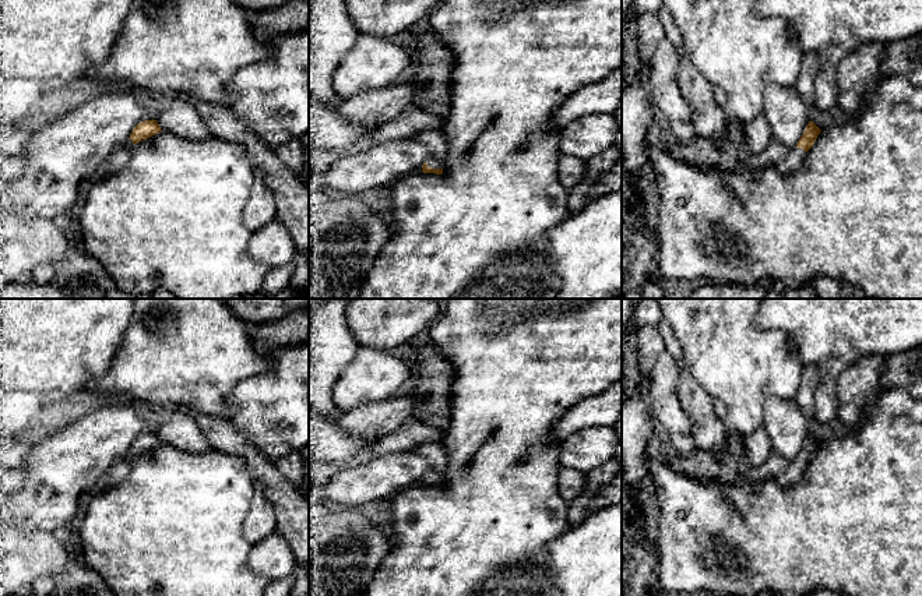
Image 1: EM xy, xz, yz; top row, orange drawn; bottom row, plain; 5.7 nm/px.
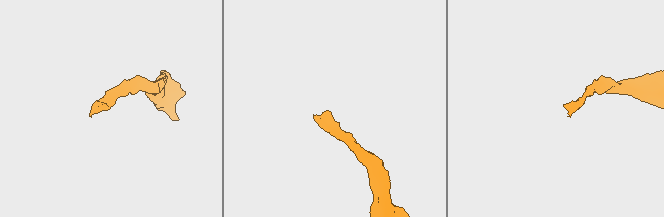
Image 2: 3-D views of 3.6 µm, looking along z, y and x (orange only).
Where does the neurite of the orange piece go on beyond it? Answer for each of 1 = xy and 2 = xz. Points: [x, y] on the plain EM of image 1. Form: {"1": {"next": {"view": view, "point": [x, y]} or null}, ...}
{"1": {"next": {"view": "xy", "point": [119, 471]}}, "2": {"next": {"view": "xz", "point": [433, 451]}}}

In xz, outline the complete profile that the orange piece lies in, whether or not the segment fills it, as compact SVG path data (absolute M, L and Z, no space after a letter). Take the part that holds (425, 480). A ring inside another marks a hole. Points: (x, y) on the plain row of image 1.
M425 442L412 449L414 452L425 456L430 462L429 472L423 476L423 486L443 486L443 479L446 477L447 470L447 454L439 442Z

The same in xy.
M154 431L138 435L133 441L130 451L109 468L109 470L106 473L108 483L105 487L112 487L112 486L120 483L122 480L124 480L133 468L134 458L161 444L162 442L161 442L159 437Z

